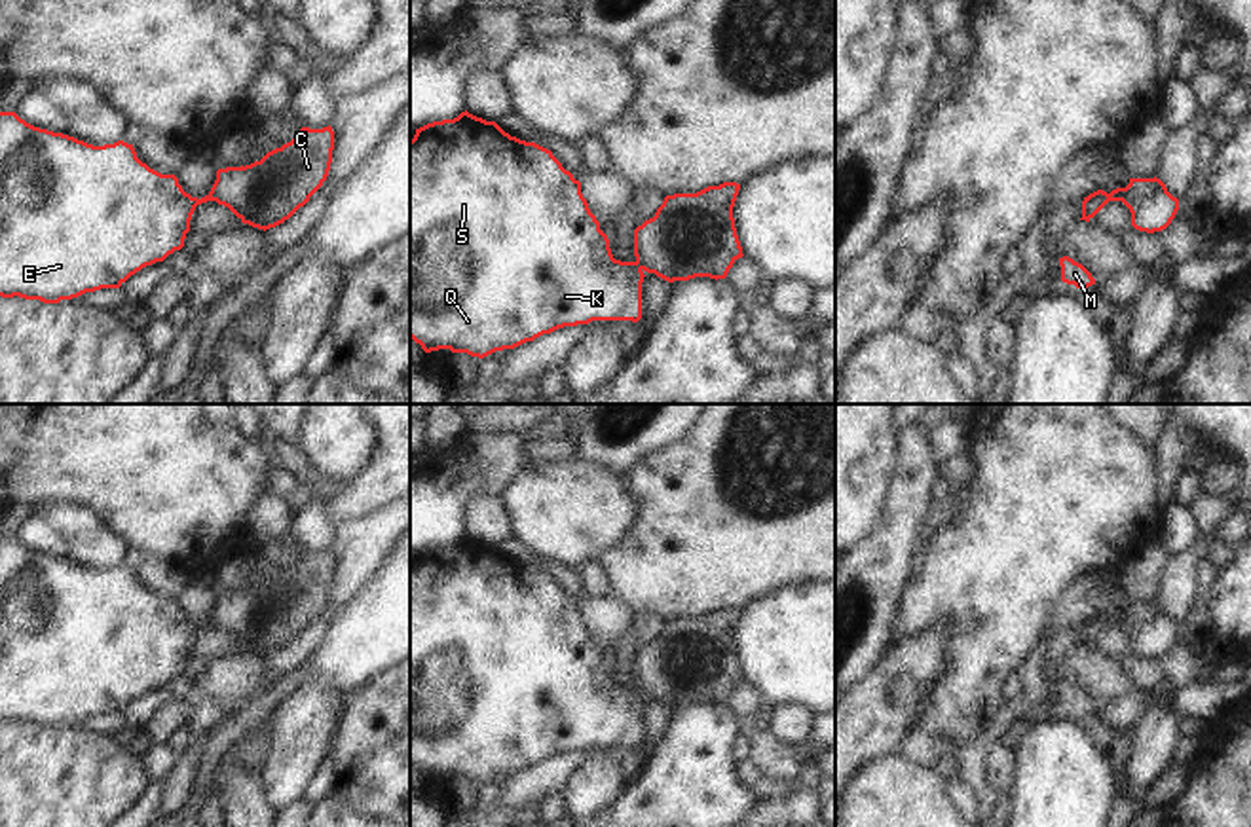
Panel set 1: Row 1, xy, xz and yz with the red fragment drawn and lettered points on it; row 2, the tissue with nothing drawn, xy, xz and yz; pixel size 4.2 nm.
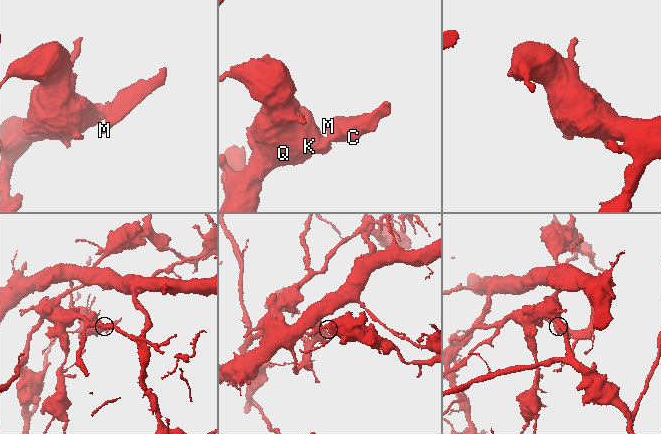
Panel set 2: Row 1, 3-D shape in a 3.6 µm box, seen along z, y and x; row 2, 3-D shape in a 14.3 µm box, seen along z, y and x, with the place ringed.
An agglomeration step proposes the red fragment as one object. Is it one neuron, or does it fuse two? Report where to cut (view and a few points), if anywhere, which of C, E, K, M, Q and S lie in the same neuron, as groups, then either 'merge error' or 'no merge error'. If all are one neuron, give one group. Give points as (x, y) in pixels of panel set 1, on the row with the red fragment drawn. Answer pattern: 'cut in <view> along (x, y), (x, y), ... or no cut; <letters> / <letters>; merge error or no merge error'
cut in yz along (1124, 188), (1119, 200); C M / E K Q S; merge error

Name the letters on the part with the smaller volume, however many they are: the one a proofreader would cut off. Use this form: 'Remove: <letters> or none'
Remove: C, M

